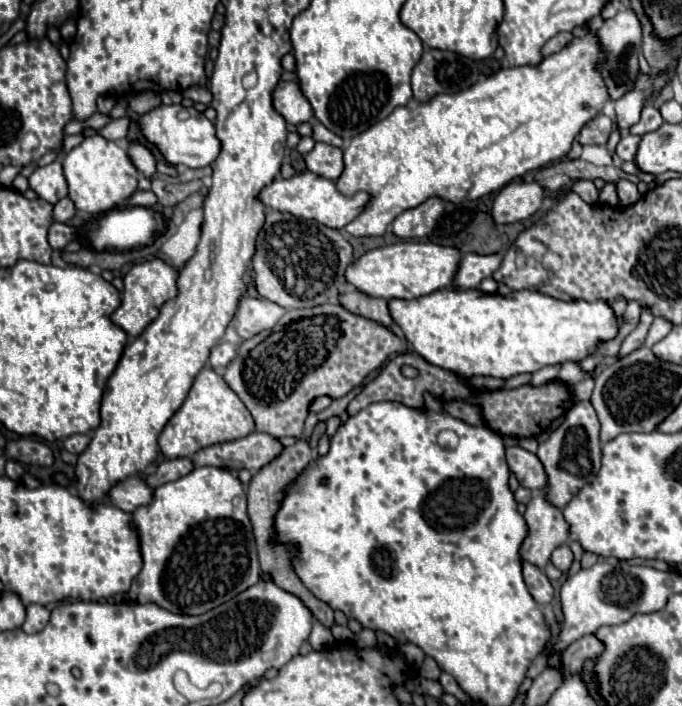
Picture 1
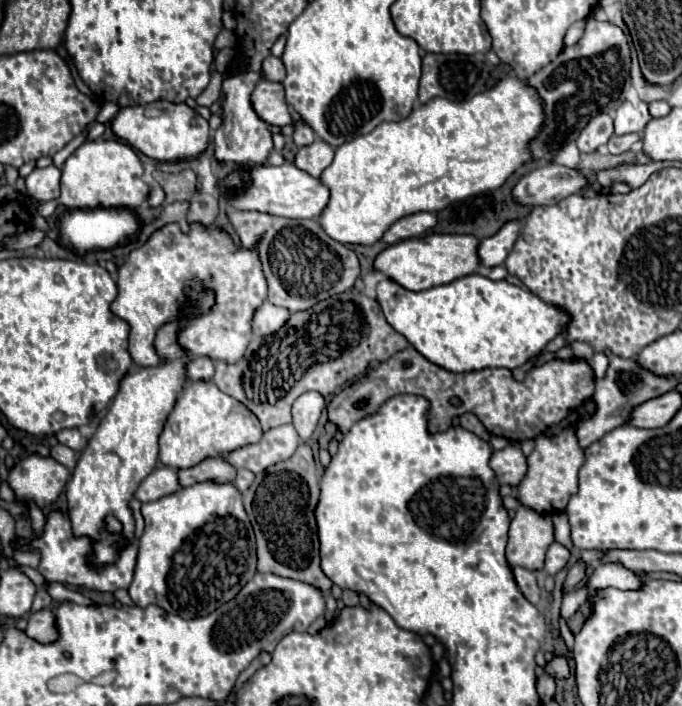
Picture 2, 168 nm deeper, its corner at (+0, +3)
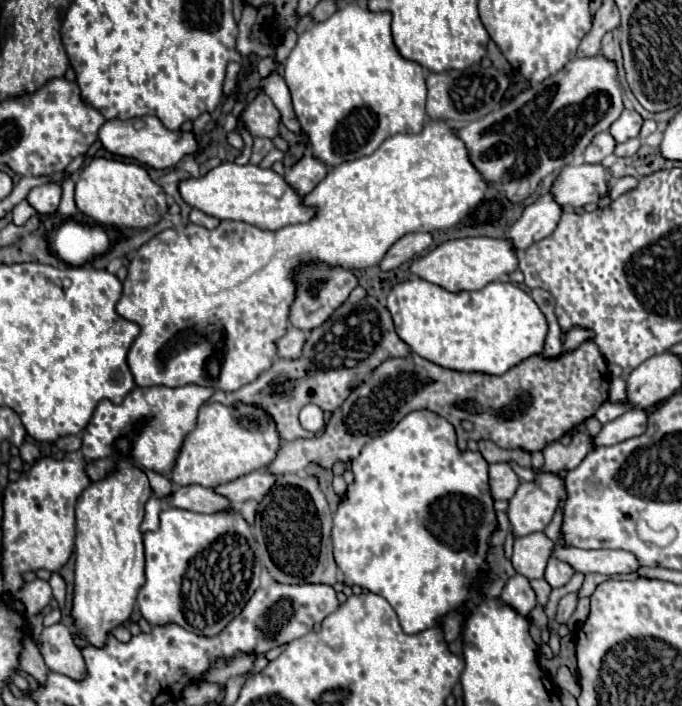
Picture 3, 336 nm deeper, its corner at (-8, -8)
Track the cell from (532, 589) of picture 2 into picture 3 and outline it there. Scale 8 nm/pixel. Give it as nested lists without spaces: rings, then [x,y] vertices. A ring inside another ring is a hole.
[[[516,574],[516,576],[512,576],[508,580],[508,584],[506,584],[506,588],[502,590],[500,596],[502,596],[502,600],[506,604],[516,608],[522,616],[528,616],[538,604],[536,594],[534,594],[534,590],[530,586],[530,580],[520,576],[520,574]]]

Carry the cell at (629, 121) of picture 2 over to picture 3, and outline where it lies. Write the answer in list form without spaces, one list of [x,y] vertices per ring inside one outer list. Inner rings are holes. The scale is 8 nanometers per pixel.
[[[624,110],[622,116],[610,126],[610,134],[614,136],[616,142],[626,142],[630,138],[638,138],[640,136],[640,130],[642,130],[642,124],[644,124],[644,118],[634,110]]]

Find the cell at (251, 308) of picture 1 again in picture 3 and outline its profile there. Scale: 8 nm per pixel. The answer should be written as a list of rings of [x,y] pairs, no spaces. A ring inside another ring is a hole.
[[[288,326],[286,334],[276,340],[278,356],[284,356],[284,358],[300,356],[300,348],[304,346],[304,340],[306,340],[306,334],[302,330],[298,330],[294,326]]]

